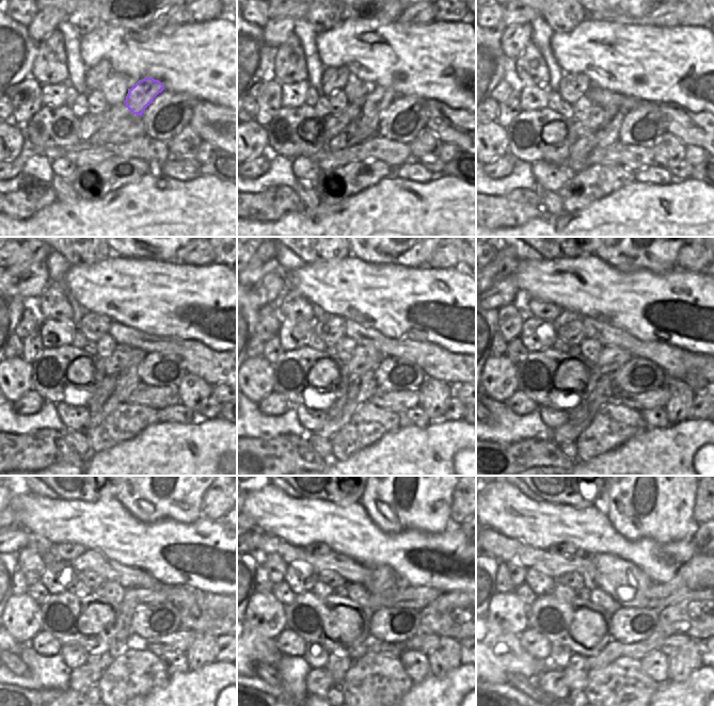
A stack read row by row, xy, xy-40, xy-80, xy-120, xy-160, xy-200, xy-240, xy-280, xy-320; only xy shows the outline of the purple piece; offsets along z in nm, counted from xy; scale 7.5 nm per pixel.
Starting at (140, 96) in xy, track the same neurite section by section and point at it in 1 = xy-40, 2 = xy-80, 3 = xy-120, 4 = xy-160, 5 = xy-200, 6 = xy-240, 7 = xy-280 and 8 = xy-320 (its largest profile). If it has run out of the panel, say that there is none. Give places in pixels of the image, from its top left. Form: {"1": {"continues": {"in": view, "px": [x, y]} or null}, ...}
{"1": {"continues": {"in": "xy-40", "px": [378, 98]}}, "2": {"continues": {"in": "xy-80", "px": [608, 133]}}, "3": {"continues": {"in": "xy-120", "px": [127, 379]}}, "4": {"continues": {"in": "xy-160", "px": [360, 390]}}, "5": {"continues": {"in": "xy-200", "px": [602, 392]}}, "6": {"continues": {"in": "xy-240", "px": [83, 676]}}, "7": {"continues": {"in": "xy-280", "px": [318, 682]}}, "8": {"continues": {"in": "xy-320", "px": [553, 682]}}}

